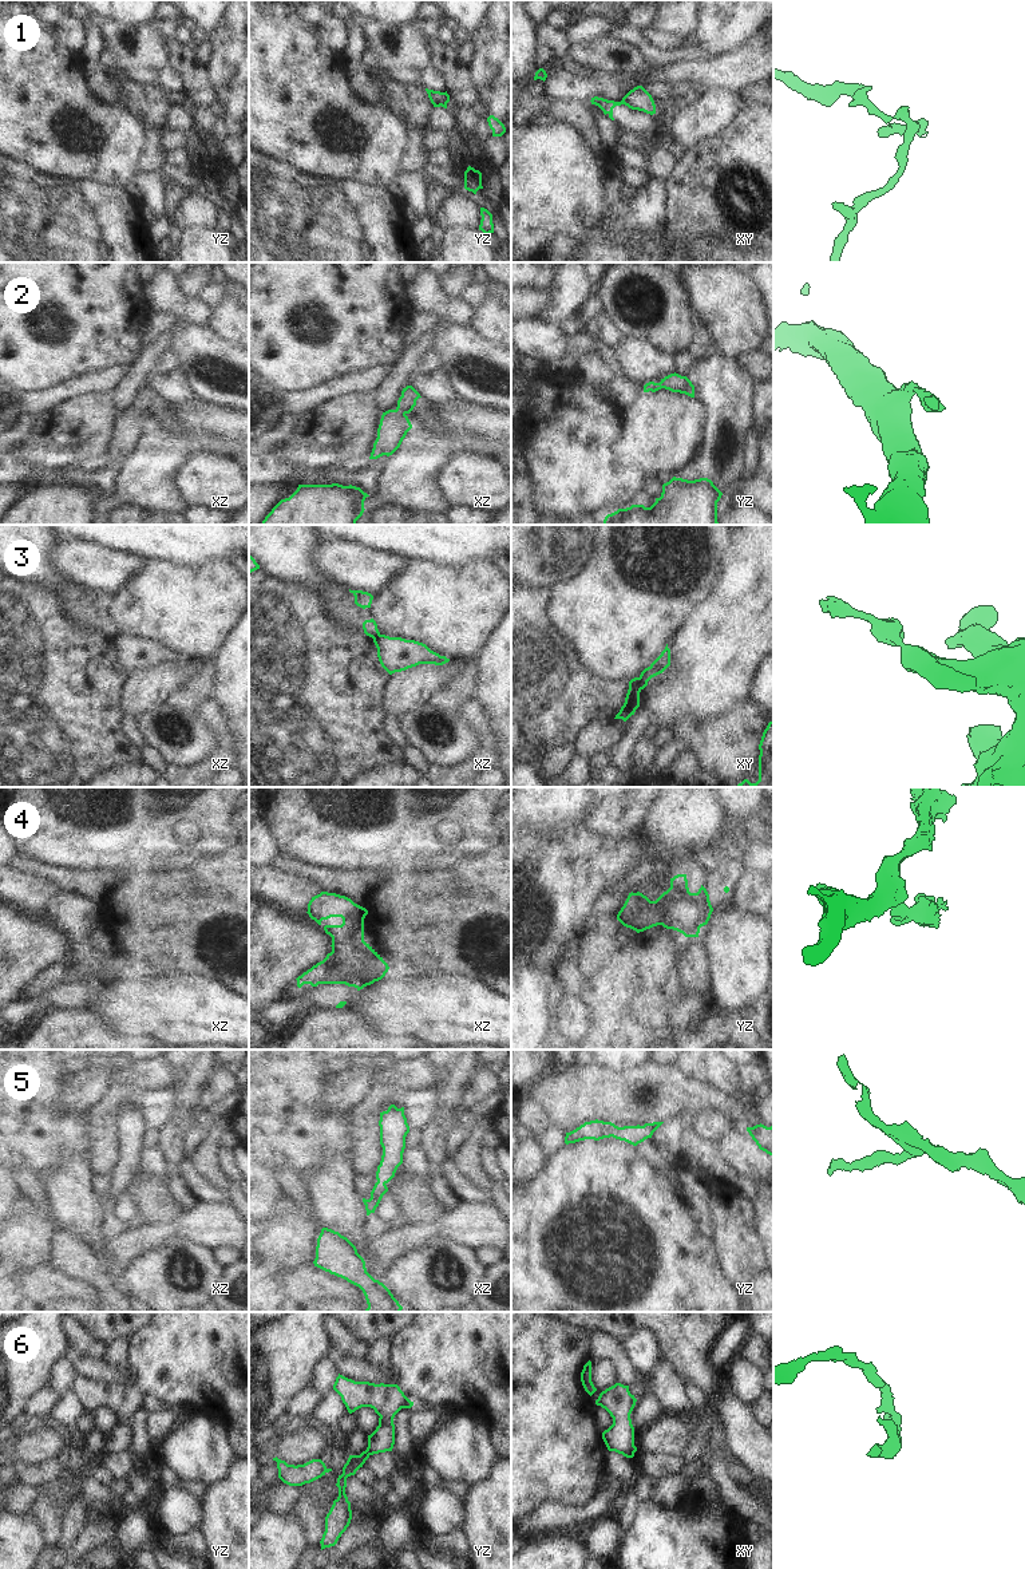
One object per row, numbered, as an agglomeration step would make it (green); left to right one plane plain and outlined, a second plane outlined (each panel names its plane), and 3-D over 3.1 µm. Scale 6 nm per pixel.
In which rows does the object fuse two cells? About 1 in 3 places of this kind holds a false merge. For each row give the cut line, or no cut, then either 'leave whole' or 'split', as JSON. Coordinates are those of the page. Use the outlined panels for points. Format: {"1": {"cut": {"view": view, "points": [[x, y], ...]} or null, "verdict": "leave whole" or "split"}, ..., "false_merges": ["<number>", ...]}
{"1": {"cut": {"view": "yz", "points": [[446, 105], [442, 106]]}, "verdict": "split"}, "2": {"cut": null, "verdict": "leave whole"}, "3": {"cut": {"view": "xy", "points": [[638, 678], [642, 688]]}, "verdict": "split"}, "4": {"cut": null, "verdict": "leave whole"}, "5": {"cut": null, "verdict": "leave whole"}, "6": {"cut": null, "verdict": "leave whole"}, "false_merges": ["1", "3"]}

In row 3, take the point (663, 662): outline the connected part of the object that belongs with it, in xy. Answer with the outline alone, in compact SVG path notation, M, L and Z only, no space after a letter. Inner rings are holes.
M666 644L661 655L648 668L645 668L641 672L640 675L641 688L644 689L652 677L662 673L669 665L670 665L670 649L668 648Z

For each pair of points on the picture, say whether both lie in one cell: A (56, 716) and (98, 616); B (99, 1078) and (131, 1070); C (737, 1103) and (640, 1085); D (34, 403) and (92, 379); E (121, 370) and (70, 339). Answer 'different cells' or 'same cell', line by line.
A: different cells
B: different cells
C: same cell
D: same cell
E: different cells

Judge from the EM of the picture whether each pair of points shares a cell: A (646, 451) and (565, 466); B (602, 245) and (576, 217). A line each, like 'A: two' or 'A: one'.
A: two
B: two

